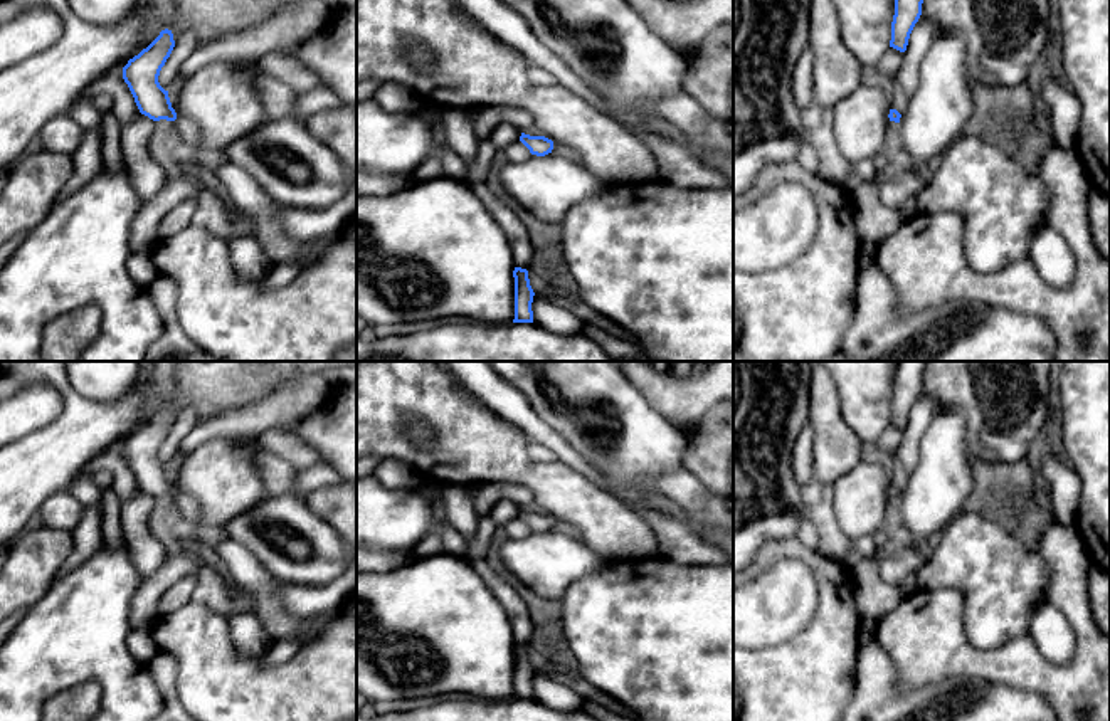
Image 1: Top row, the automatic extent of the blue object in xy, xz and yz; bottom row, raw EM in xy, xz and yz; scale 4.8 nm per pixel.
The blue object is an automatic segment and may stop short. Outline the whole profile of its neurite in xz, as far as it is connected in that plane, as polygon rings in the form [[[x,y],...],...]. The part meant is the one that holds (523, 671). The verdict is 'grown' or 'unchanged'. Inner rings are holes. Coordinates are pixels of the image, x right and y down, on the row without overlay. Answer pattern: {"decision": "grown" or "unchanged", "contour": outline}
{"decision": "unchanged", "contour": [[[515,644],[515,696],[513,699],[533,699],[533,666],[530,662],[528,647]]]}

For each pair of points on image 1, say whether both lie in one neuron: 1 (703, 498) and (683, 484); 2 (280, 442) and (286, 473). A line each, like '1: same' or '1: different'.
1: same
2: different

